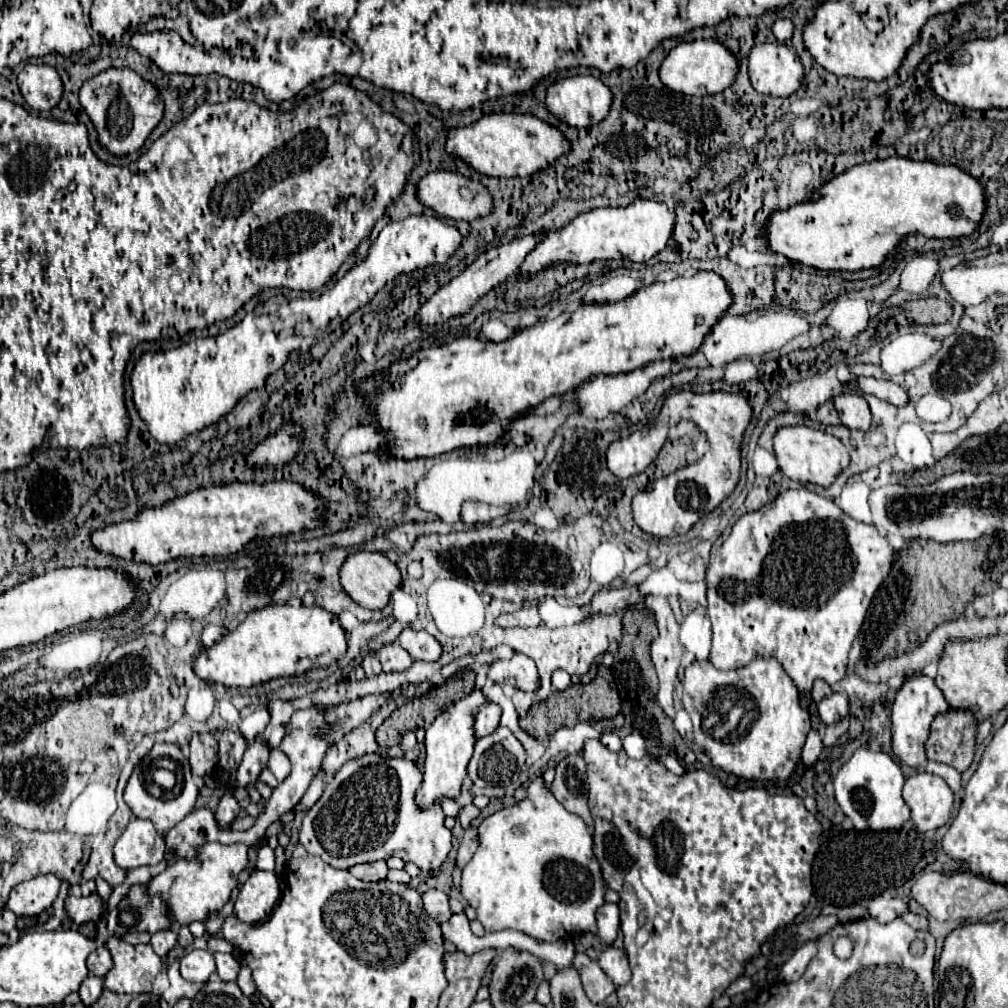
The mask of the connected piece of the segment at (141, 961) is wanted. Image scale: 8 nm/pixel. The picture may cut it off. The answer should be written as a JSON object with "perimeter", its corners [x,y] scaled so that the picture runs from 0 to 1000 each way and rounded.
{"perimeter":[[[108,931],[104,938],[110,944],[112,950],[112,960],[104,968],[104,980],[118,984],[118,986],[140,986],[140,984],[150,984],[152,982],[152,972],[154,968],[162,962],[162,952],[152,944],[148,937],[136,937],[130,938],[120,931]]]}

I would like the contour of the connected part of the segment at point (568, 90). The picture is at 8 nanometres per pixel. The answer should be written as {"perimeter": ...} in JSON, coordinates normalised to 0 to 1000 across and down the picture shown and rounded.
{"perimeter":[[[566,75],[566,77],[559,77],[543,87],[541,105],[555,121],[576,129],[576,127],[594,123],[602,115],[604,105],[606,105],[606,89],[588,75]]]}

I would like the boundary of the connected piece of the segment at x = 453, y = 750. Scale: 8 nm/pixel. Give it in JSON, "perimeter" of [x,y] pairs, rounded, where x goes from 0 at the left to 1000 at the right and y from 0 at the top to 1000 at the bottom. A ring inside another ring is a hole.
{"perimeter":[[[471,683],[463,690],[459,690],[455,696],[449,696],[443,704],[439,704],[432,712],[432,716],[424,722],[424,730],[422,730],[424,754],[420,760],[420,778],[414,786],[414,798],[418,802],[424,802],[430,796],[436,796],[439,790],[447,790],[447,792],[455,790],[455,782],[459,772],[463,770],[463,758],[471,740],[471,726],[469,726],[471,708],[479,698],[483,698],[483,690],[479,688],[479,685]]]}

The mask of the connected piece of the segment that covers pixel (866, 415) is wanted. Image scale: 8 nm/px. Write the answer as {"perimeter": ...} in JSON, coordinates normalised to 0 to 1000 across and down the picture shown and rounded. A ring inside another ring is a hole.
{"perimeter":[[[832,391],[832,395],[826,395],[826,401],[832,409],[834,421],[840,425],[850,427],[862,427],[864,421],[864,409],[862,401],[852,391]]]}

